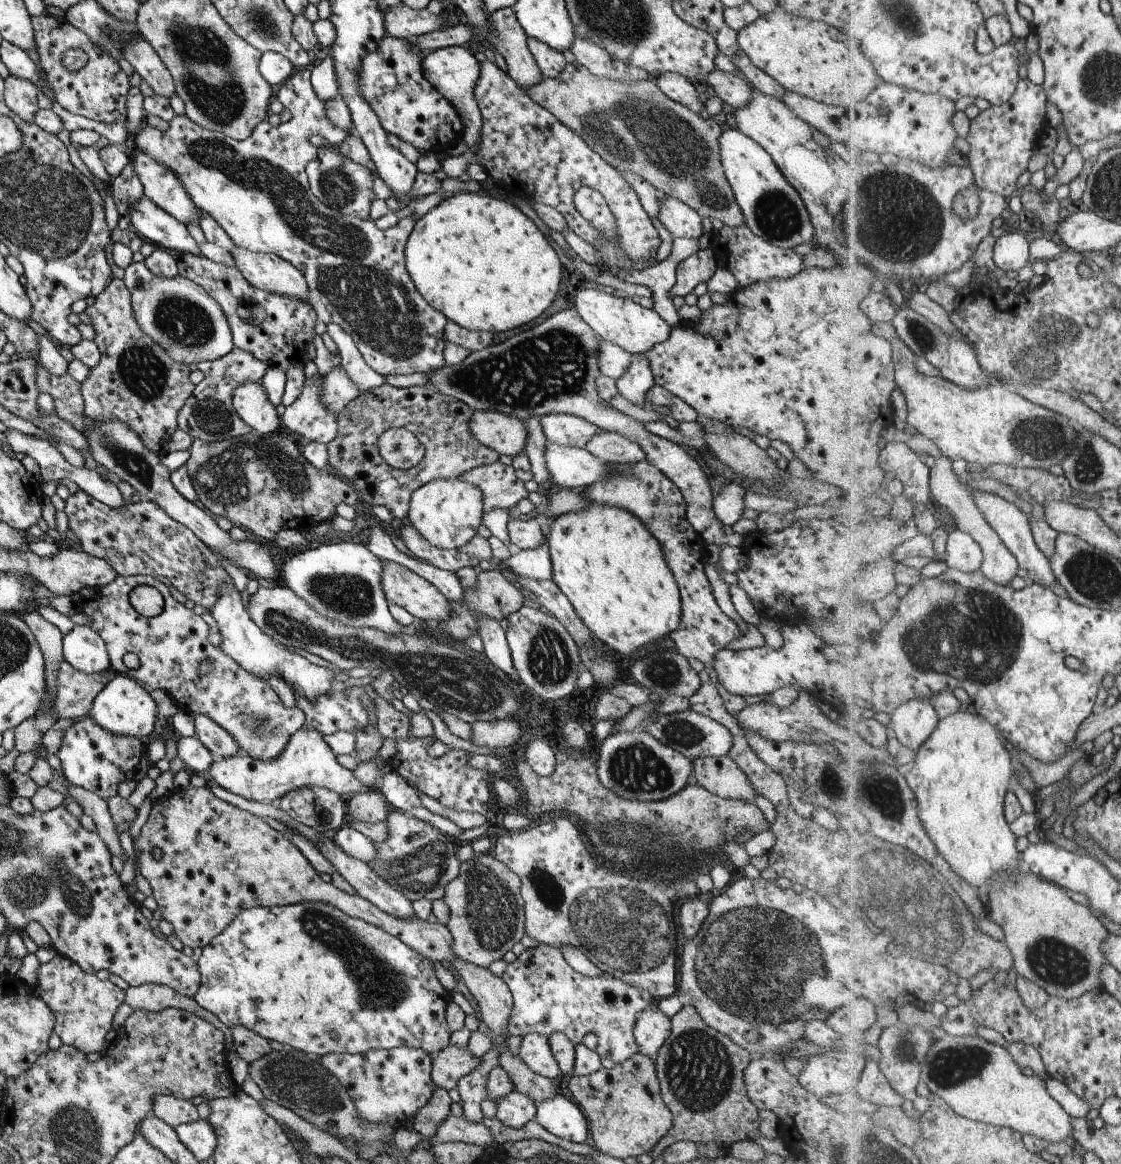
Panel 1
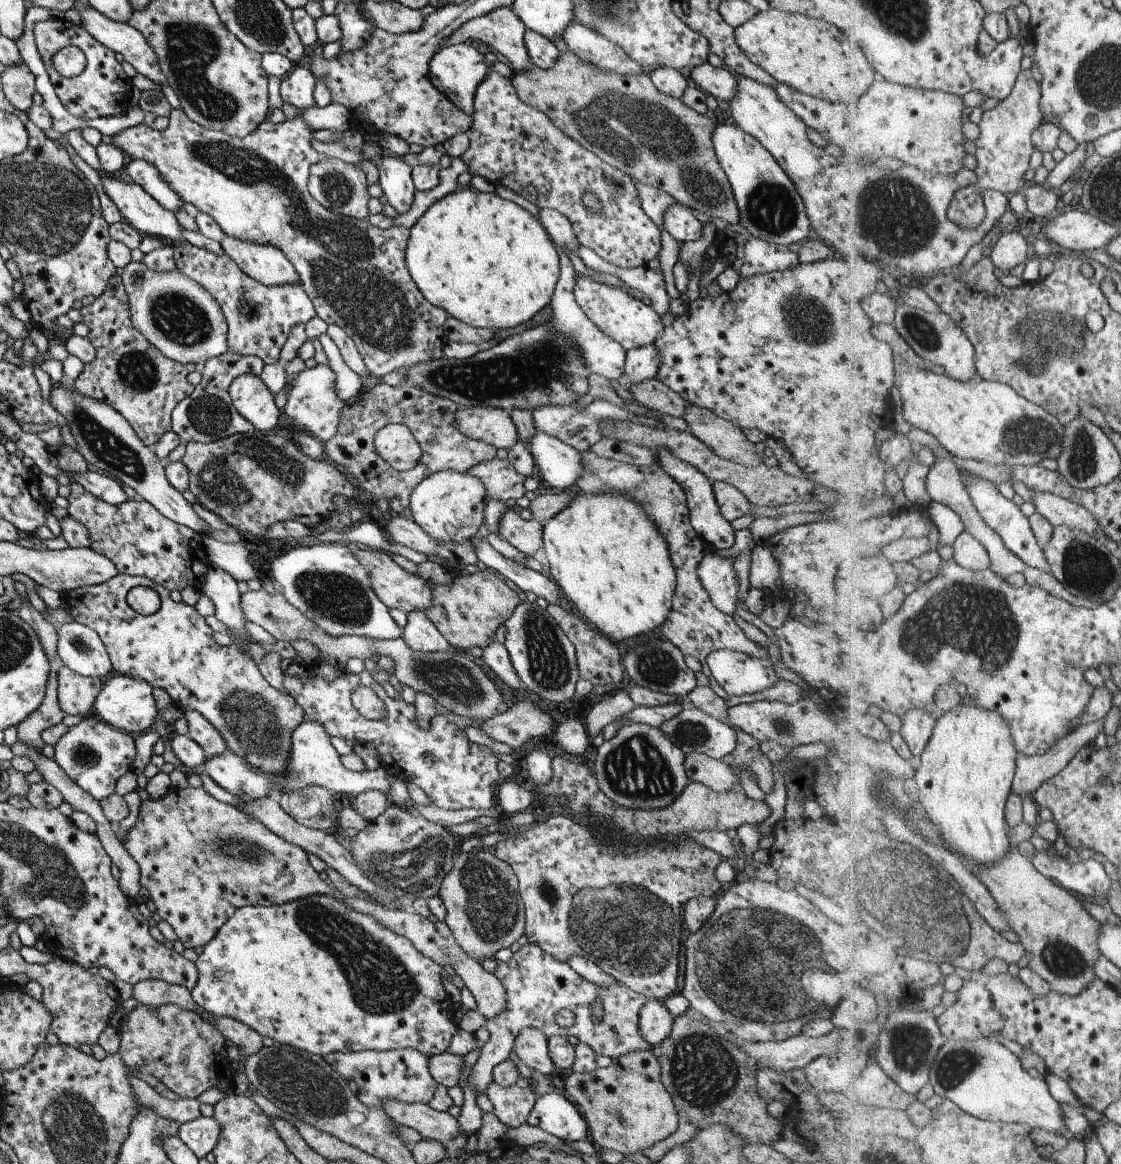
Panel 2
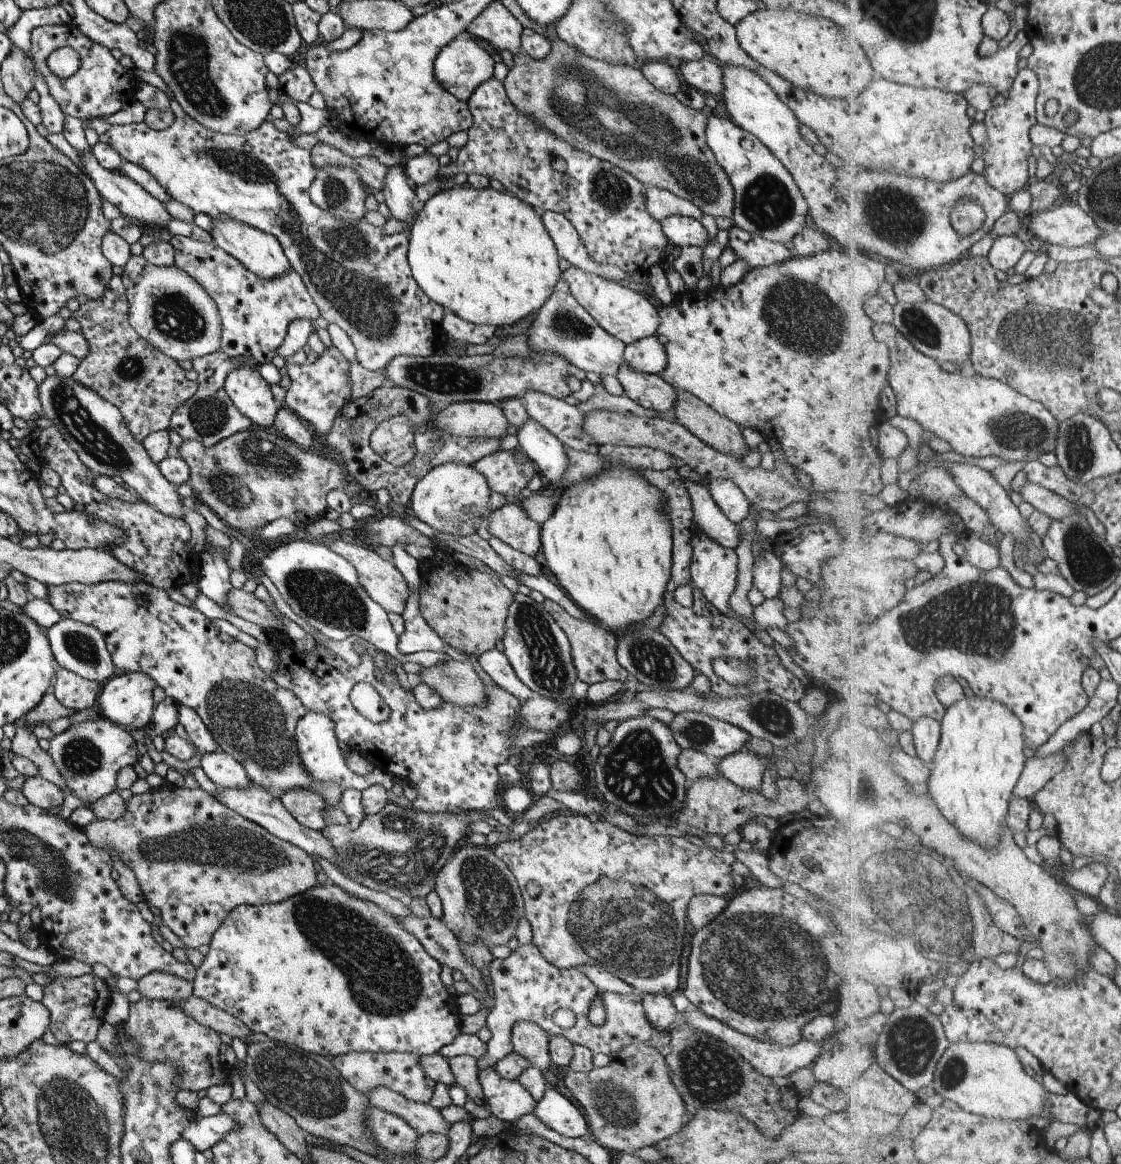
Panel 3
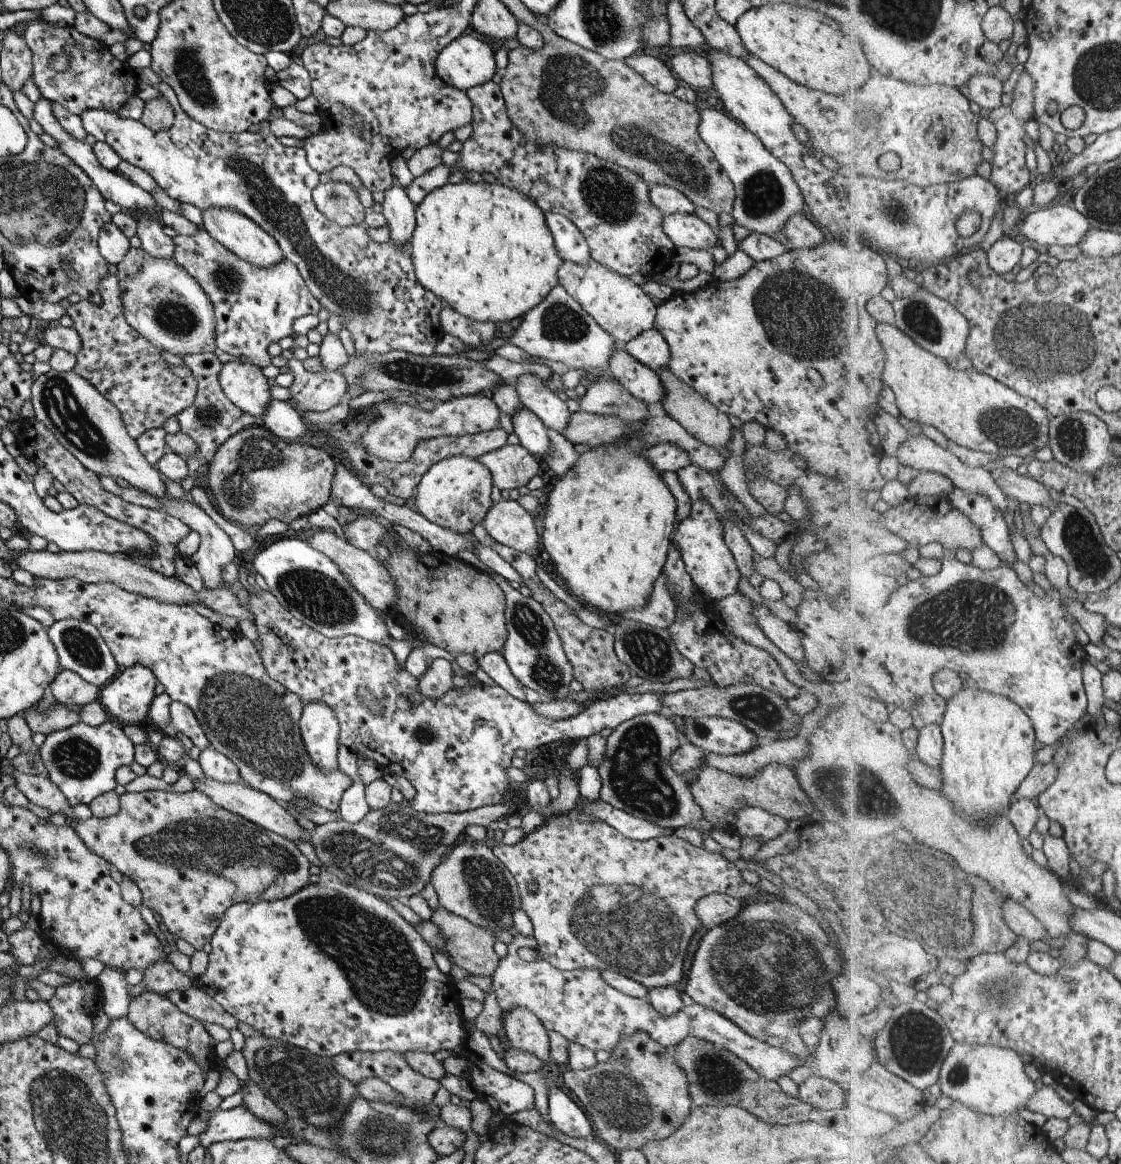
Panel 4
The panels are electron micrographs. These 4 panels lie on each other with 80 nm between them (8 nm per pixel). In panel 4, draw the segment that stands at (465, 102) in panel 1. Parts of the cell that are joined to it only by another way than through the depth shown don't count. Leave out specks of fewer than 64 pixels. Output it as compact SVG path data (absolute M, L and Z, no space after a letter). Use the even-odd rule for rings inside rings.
M471 34L459 35L438 52L434 69L446 85L465 93L471 87L491 81L497 70L493 54L483 40Z

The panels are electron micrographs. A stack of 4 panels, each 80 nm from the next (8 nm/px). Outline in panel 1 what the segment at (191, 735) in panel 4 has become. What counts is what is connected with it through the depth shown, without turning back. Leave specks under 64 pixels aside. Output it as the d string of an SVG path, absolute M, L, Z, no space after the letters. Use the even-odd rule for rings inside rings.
M196 714L193 715L192 719L194 722L194 736L201 744L206 746L213 761L239 753L238 746L233 738L210 718Z

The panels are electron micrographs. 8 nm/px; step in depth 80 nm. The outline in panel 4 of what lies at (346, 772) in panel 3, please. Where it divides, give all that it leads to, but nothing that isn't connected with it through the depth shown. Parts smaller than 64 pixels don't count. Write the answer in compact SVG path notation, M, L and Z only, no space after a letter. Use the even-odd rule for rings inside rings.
M321 701L304 703L297 724L312 763L325 772L337 769L335 755L339 729L336 714L331 708Z

